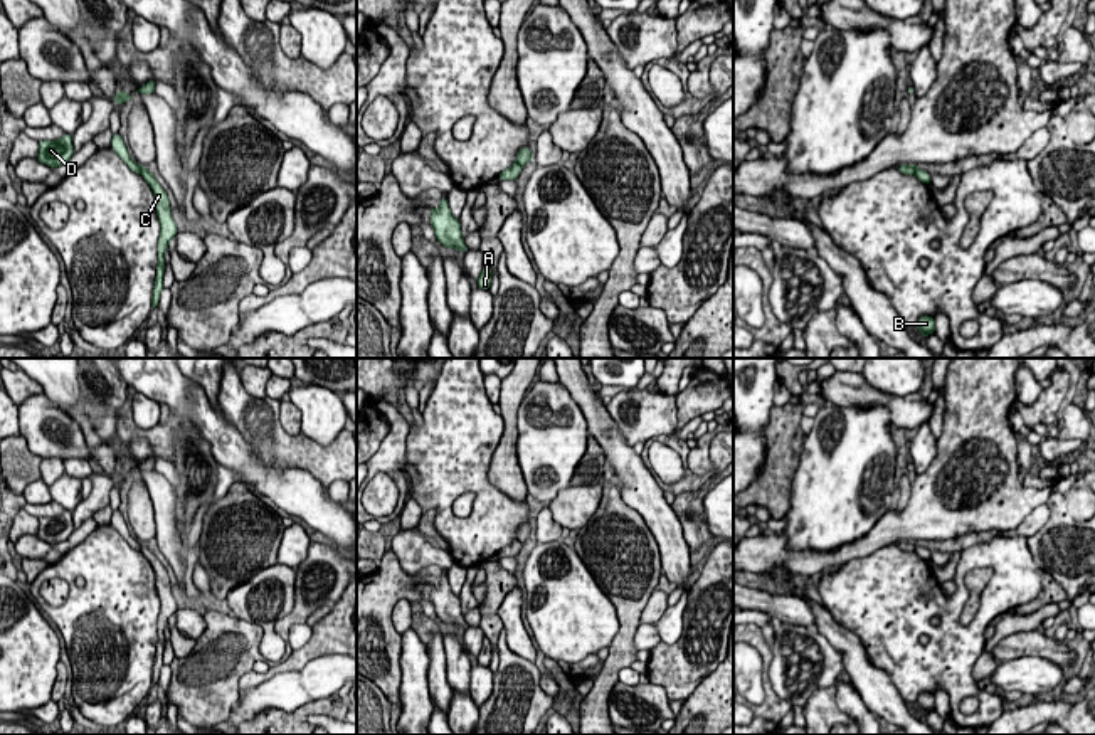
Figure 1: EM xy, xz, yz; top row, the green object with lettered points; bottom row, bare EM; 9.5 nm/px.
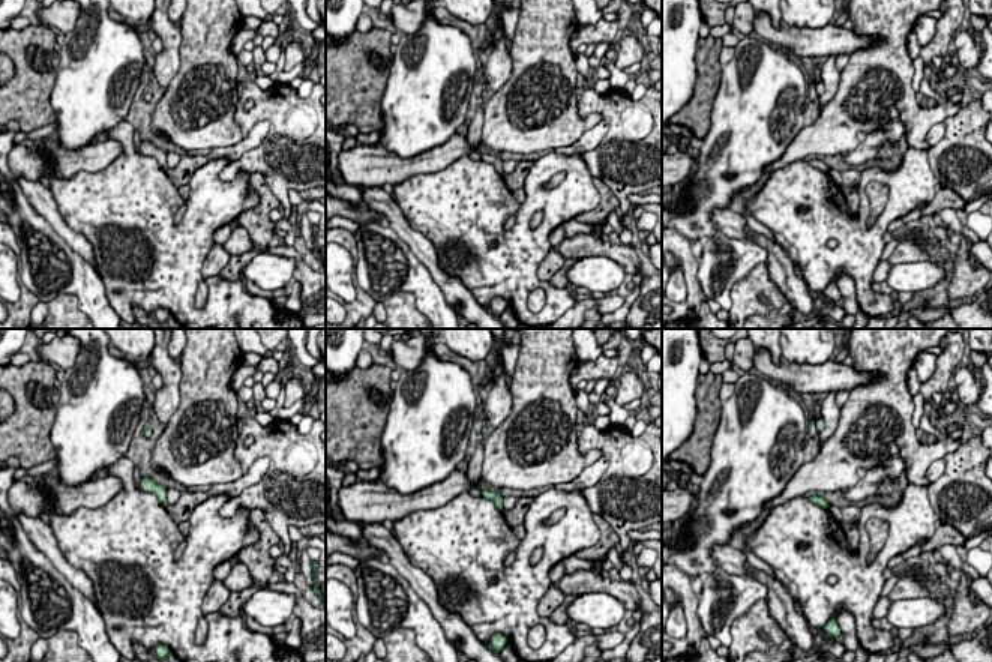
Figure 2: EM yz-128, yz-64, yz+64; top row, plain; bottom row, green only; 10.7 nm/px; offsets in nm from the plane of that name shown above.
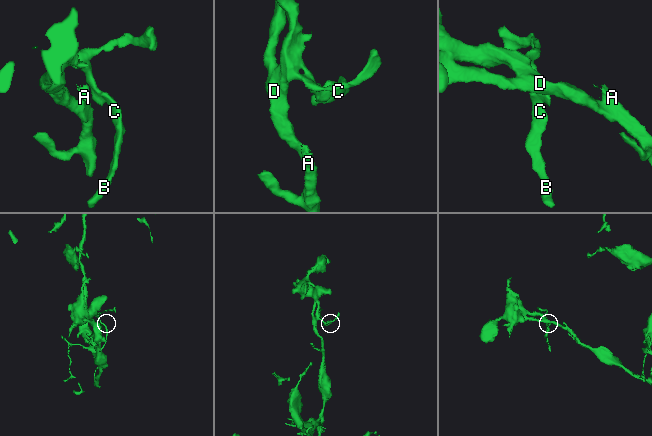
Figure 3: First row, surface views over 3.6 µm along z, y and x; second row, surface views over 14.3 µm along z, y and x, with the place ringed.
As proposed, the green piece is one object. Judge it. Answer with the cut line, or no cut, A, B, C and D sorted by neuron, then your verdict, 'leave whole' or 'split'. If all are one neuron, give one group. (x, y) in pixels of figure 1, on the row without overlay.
cut in xy along (142, 544), (138, 549); A D / B C; split

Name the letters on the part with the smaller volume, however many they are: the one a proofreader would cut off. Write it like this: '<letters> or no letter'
B, C

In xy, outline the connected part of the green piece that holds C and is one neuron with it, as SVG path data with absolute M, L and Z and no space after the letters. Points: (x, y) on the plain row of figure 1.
M141 543L140 552L146 557L155 570L156 579L156 592L160 597L160 614L158 614L158 642L156 642L156 654L153 663L151 673L151 686L158 685L160 669L163 666L163 651L165 651L165 627L168 619L178 611L178 605L173 599L170 577L167 568L156 558L155 552L148 547L148 543Z

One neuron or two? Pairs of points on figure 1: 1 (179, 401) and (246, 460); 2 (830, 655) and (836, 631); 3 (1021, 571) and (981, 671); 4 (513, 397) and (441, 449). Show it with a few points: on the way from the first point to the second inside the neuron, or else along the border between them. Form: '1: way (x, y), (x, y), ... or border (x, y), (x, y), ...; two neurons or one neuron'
1: way (195, 411), (229, 444); one neuron
2: border (814, 629), (841, 655), (841, 663), (846, 670); two neurons
3: border (983, 650), (973, 668), (973, 678), (978, 683); two neurons
4: border (502, 416), (502, 438), (491, 454); two neurons

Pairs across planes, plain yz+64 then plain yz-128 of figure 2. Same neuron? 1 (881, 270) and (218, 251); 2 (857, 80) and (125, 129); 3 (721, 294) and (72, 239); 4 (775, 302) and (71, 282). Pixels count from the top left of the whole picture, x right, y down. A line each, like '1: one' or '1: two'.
1: one
2: two
3: two
4: two

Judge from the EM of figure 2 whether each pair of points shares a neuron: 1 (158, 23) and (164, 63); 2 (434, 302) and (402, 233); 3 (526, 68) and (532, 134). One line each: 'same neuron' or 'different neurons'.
1: same neuron
2: different neurons
3: same neuron

